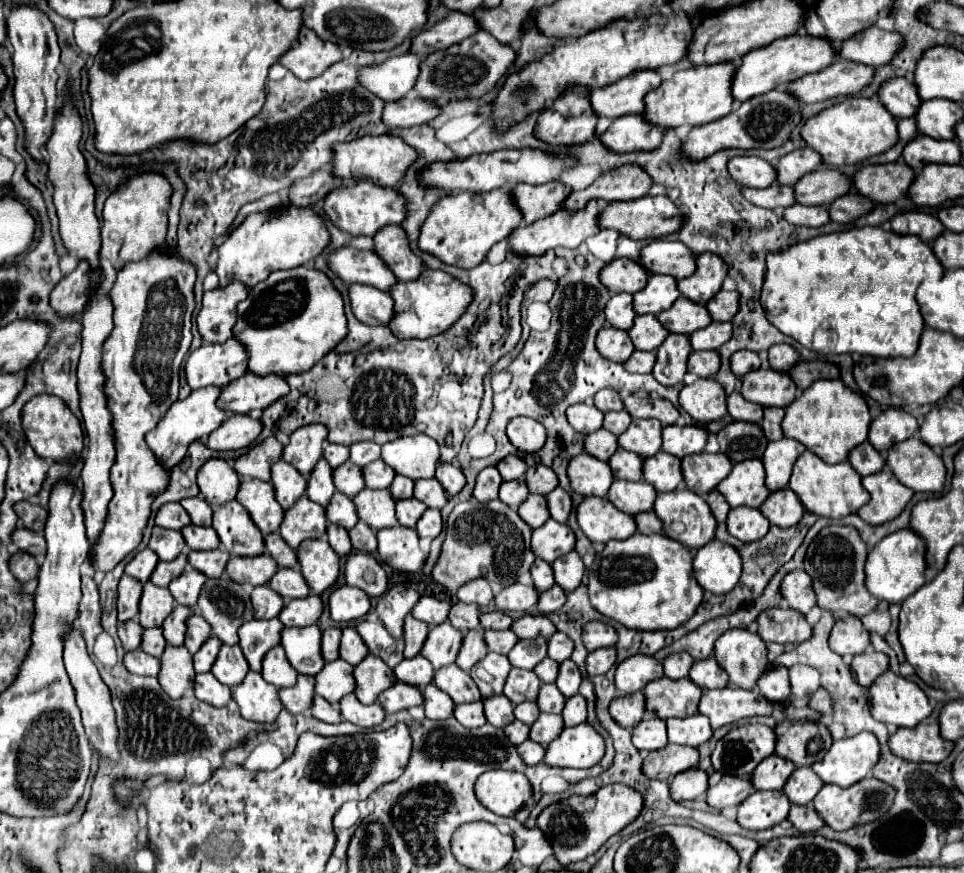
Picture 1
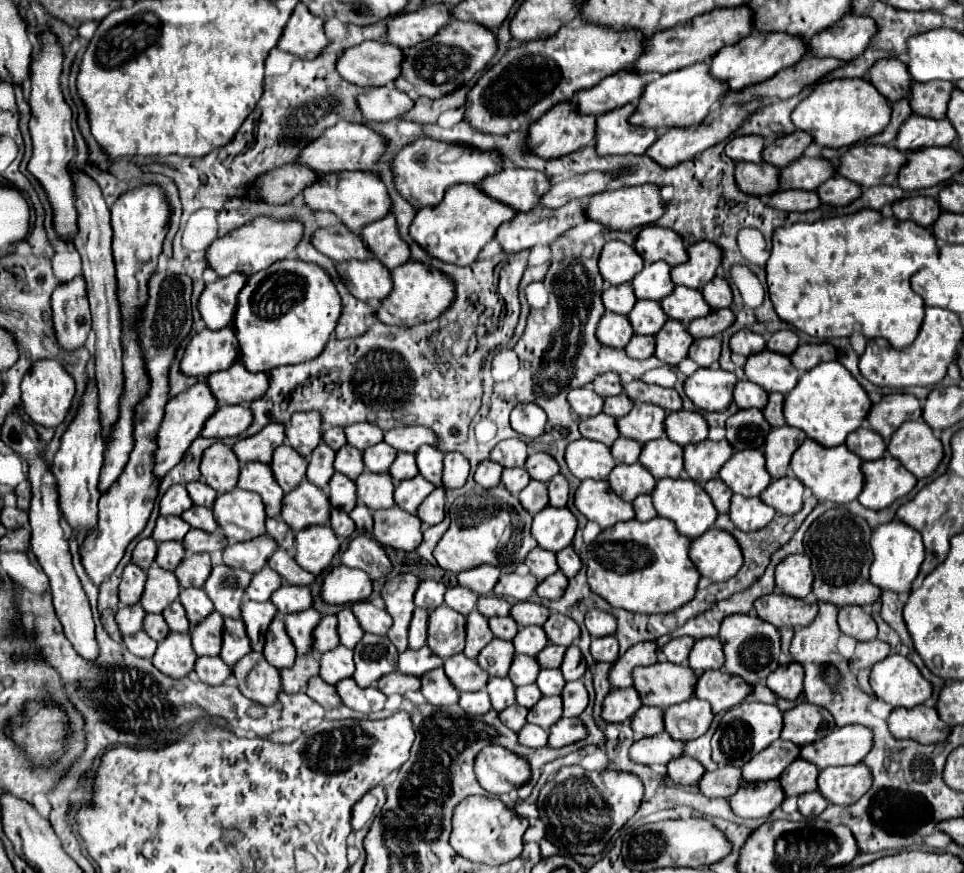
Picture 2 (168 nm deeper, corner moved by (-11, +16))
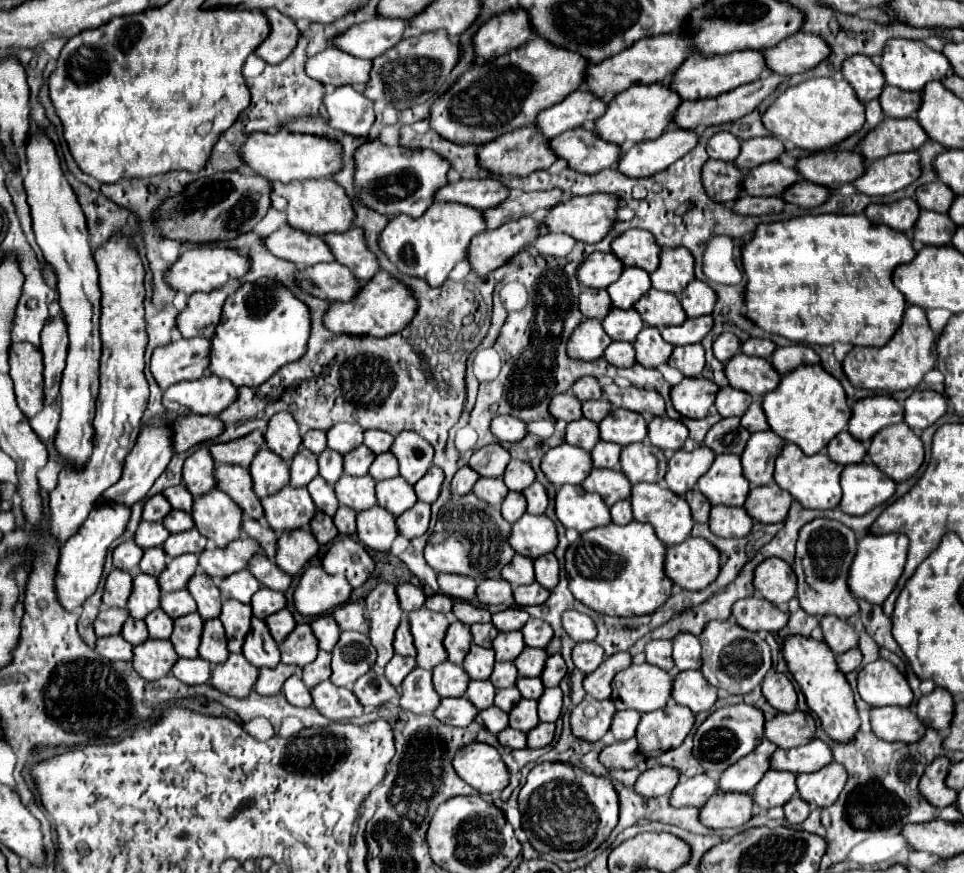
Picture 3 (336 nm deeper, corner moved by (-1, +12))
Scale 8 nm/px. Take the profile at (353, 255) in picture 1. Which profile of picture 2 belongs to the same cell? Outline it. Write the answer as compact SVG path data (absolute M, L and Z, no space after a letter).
M318 211L316 217L320 227L310 236L310 242L318 252L334 262L366 260L372 256L360 236L350 232L334 214Z

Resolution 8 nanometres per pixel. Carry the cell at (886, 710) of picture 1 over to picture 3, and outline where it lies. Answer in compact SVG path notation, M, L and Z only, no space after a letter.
M884 658L866 664L858 672L858 692L860 698L872 708L910 706L914 700L906 676Z

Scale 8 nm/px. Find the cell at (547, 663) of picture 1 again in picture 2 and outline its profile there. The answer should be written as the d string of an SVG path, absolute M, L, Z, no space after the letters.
M548 644L548 646L536 656L536 660L538 660L540 668L560 668L562 658L564 658L564 652L566 652L566 648Z

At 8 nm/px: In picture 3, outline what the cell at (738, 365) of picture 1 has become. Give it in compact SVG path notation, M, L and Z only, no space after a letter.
M724 332L720 338L714 340L714 356L726 364L732 356L736 356L740 352L740 340L736 334L732 332Z

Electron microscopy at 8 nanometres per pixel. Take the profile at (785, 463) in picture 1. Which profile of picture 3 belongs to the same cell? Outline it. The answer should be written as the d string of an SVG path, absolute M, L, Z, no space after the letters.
M772 430L756 432L748 440L748 448L742 454L744 476L752 486L766 486L774 482L774 466L780 450L786 442Z

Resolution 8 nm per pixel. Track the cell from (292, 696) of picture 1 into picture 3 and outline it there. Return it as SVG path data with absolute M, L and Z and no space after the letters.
M278 664L276 668L262 668L260 678L256 682L256 692L262 696L280 694L284 680L288 680L288 676L292 676L296 672L300 672L300 668L294 664Z

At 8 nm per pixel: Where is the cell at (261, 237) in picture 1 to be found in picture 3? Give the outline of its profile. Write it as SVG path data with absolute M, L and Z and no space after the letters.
M198 246L188 252L184 252L172 268L166 272L166 282L174 290L182 290L186 294L194 292L212 292L220 286L224 286L230 278L240 278L250 270L250 258L234 248L218 248L218 246Z

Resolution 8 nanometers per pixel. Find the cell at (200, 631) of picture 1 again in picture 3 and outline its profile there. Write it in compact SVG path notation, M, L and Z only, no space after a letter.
M180 590L180 592L170 592L170 594L164 594L160 598L160 608L170 616L170 618L180 618L180 616L186 616L190 612L196 612L196 602L194 598L190 596L188 590Z

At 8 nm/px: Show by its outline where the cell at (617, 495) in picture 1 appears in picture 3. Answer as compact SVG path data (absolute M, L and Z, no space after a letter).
M594 468L592 474L582 482L582 488L588 492L596 492L602 496L606 506L616 504L618 500L630 498L632 484L622 470L608 470L608 468Z

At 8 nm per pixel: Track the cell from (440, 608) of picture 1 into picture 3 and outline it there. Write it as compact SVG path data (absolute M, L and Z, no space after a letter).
M400 584L396 588L398 592L398 600L400 600L400 606L404 612L414 612L414 610L420 610L426 602L426 594L422 592L420 586L414 586L414 584Z

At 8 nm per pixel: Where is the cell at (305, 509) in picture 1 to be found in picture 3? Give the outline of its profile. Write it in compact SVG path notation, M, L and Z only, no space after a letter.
M284 486L276 496L262 498L262 506L268 524L276 534L308 526L316 514L316 504L312 502L310 492L294 486Z

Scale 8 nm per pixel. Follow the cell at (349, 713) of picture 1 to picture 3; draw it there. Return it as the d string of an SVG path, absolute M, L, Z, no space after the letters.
M330 680L318 684L310 692L316 710L332 722L344 722L364 714L364 706L356 700L354 692L348 688L338 688Z

